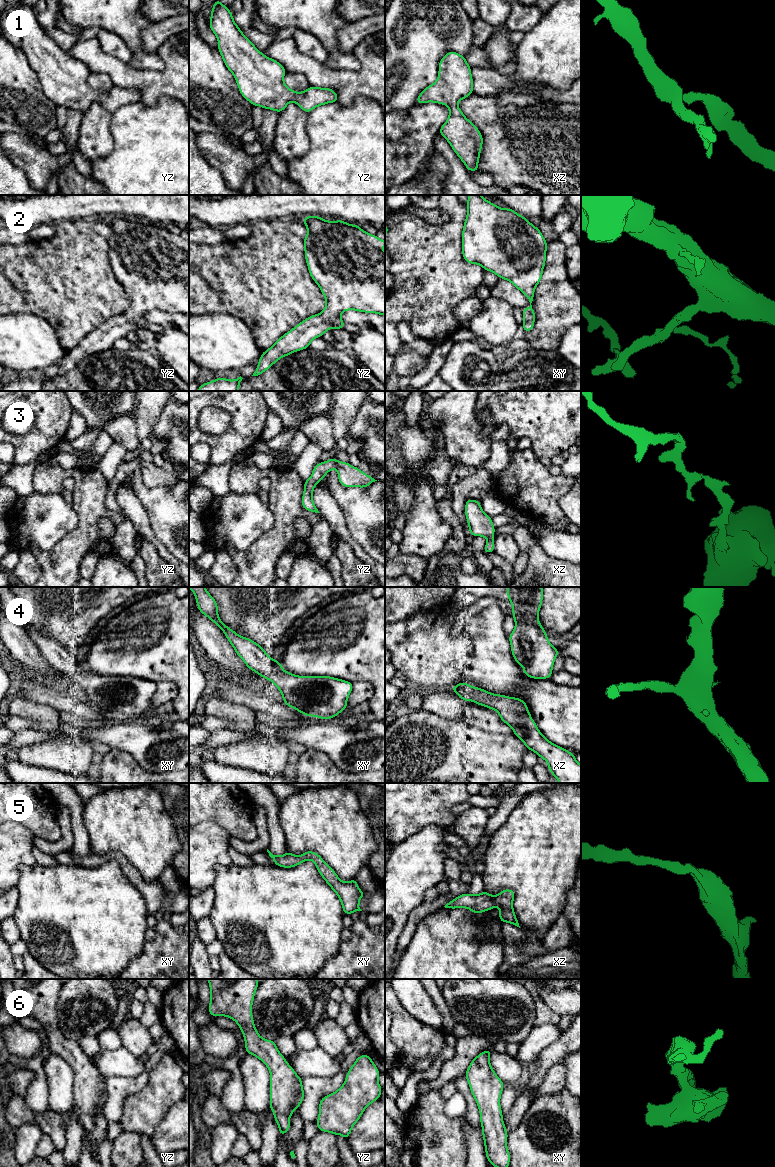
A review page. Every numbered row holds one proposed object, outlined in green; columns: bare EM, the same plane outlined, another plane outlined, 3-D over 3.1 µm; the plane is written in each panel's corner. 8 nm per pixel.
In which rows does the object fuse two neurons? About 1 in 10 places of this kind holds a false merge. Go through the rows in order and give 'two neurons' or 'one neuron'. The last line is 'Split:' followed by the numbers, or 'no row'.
1: one neuron
2: one neuron
3: one neuron
4: one neuron
5: one neuron
6: one neuron
Split: no row

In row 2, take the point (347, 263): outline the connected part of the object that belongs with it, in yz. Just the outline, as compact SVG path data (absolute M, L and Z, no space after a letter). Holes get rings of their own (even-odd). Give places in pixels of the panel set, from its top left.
M306 216L302 218L302 221L308 231L308 234L304 238L304 250L309 274L323 293L326 299L326 306L321 314L307 317L304 321L281 336L273 346L264 351L259 358L258 366L252 376L258 376L264 373L282 357L309 348L311 341L317 337L322 337L329 328L343 329L345 324L340 318L340 315L344 311L356 310L359 312L385 315L385 252L381 250L385 245L385 241L376 235L365 232L359 225L349 225L342 220L326 221L319 216Z

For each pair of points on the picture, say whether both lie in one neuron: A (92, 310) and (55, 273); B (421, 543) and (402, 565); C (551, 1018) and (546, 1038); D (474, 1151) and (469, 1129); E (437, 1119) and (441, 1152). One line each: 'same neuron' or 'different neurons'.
A: same neuron
B: different neurons
C: different neurons
D: same neuron
E: same neuron

